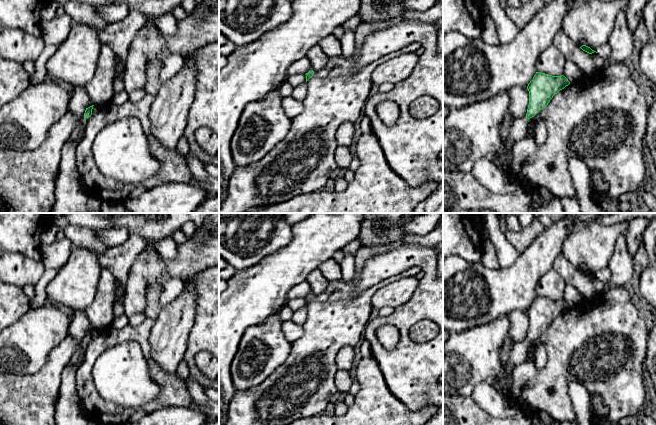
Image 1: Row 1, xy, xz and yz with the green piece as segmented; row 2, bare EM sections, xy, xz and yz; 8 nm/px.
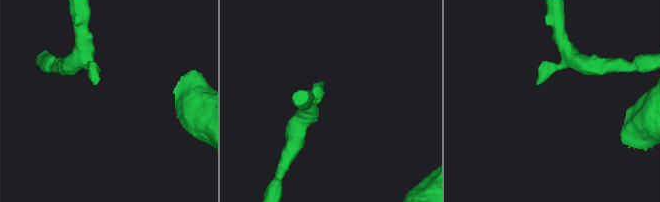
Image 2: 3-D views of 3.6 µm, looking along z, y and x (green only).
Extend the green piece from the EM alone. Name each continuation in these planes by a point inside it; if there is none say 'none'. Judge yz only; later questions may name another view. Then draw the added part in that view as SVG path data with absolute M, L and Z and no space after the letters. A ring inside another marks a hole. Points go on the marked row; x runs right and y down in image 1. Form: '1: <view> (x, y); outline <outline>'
1: yz (517, 131); outline M526 117L515 119L515 121L512 123L509 129L505 148L505 162L504 162L504 166L507 170L511 162L512 147L515 142L525 137L528 123L529 119Z

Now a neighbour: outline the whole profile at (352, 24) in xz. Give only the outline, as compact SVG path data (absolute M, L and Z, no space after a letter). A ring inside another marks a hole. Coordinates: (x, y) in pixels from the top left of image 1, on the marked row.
M357 14L357 15L354 15L353 17L351 17L349 20L347 20L343 25L342 27L344 29L350 29L352 30L353 32L355 32L355 30L357 29L357 27L361 24L361 18L360 16Z

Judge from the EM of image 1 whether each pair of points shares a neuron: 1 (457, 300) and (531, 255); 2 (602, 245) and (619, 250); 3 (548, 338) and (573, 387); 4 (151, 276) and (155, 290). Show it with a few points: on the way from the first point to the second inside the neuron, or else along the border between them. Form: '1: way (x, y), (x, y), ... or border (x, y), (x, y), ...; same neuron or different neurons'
1: way (476, 293), (495, 293), (514, 274); same neuron
2: border (624, 234), (617, 239), (612, 256), (606, 267); different neurons
3: border (567, 385), (571, 381), (578, 381), (590, 393); different neurons
4: border (161, 282), (152, 284), (149, 287), (145, 306); different neurons

